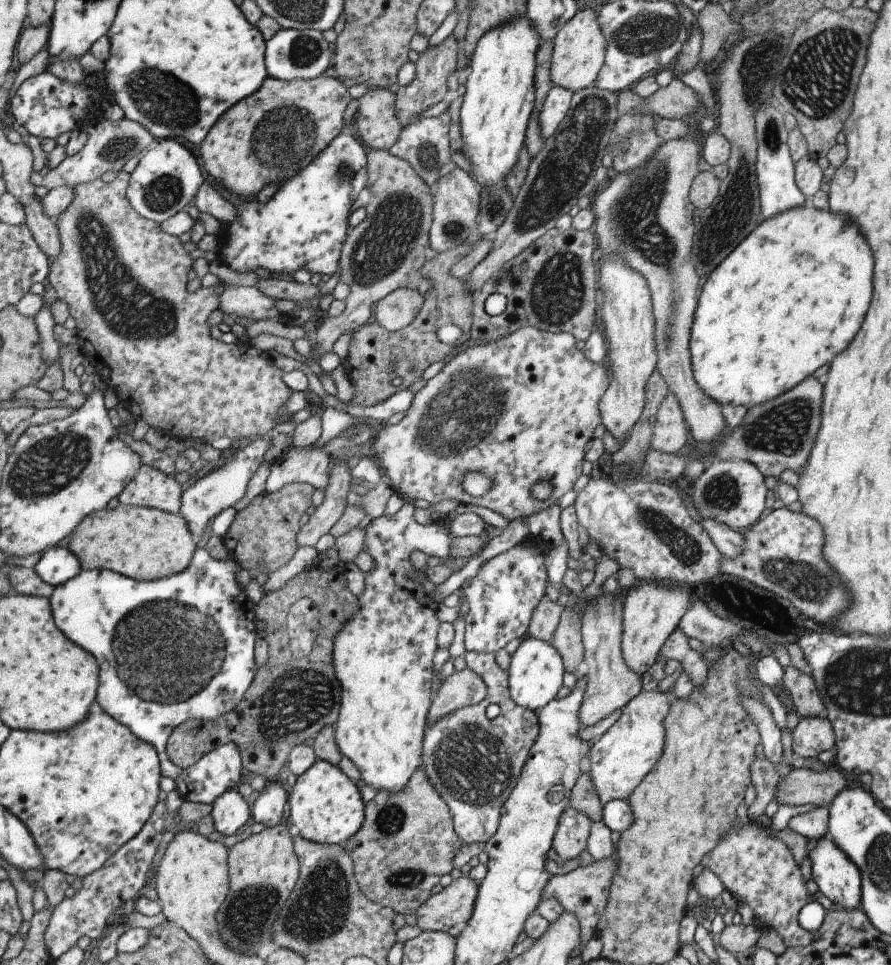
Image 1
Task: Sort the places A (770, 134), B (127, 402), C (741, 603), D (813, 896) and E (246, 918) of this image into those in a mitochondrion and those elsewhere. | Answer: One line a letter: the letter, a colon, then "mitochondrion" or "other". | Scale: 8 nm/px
A: mitochondrion
B: other
C: mitochondrion
D: other
E: mitochondrion

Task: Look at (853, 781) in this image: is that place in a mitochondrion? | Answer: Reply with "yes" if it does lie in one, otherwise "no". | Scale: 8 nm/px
no

